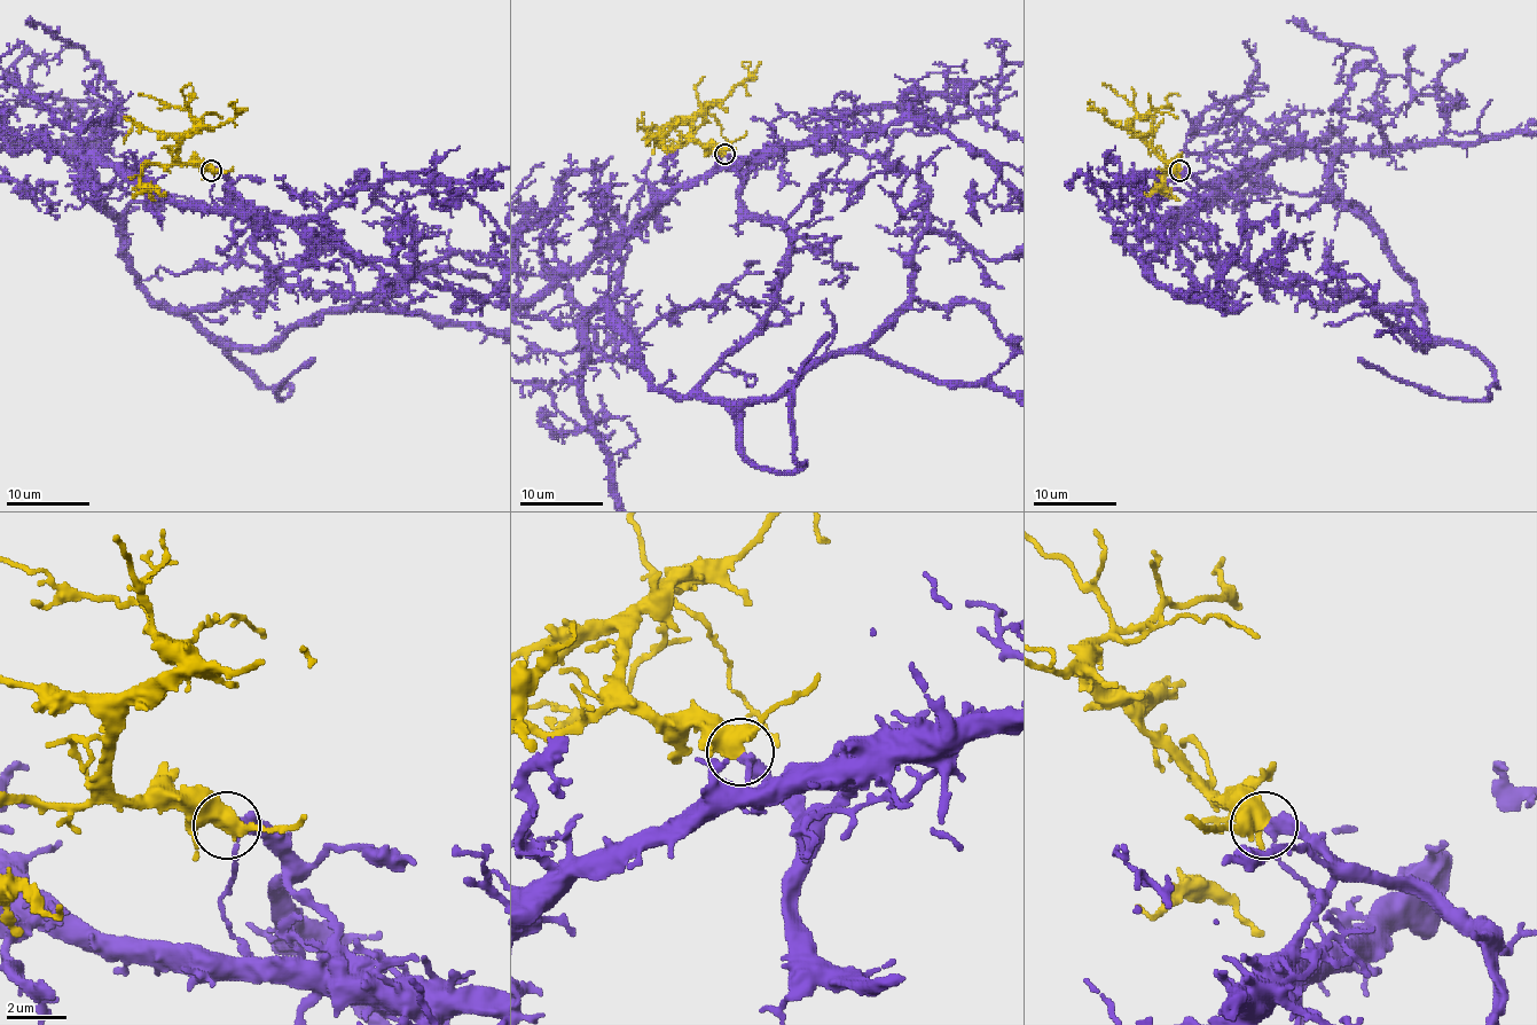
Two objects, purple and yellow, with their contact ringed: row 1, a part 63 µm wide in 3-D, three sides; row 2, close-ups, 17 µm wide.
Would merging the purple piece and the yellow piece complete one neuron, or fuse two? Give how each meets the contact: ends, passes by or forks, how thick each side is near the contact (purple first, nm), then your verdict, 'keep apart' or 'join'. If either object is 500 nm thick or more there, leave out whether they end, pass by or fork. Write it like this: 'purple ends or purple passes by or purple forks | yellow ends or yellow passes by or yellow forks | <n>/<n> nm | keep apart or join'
320/500 nm | join

